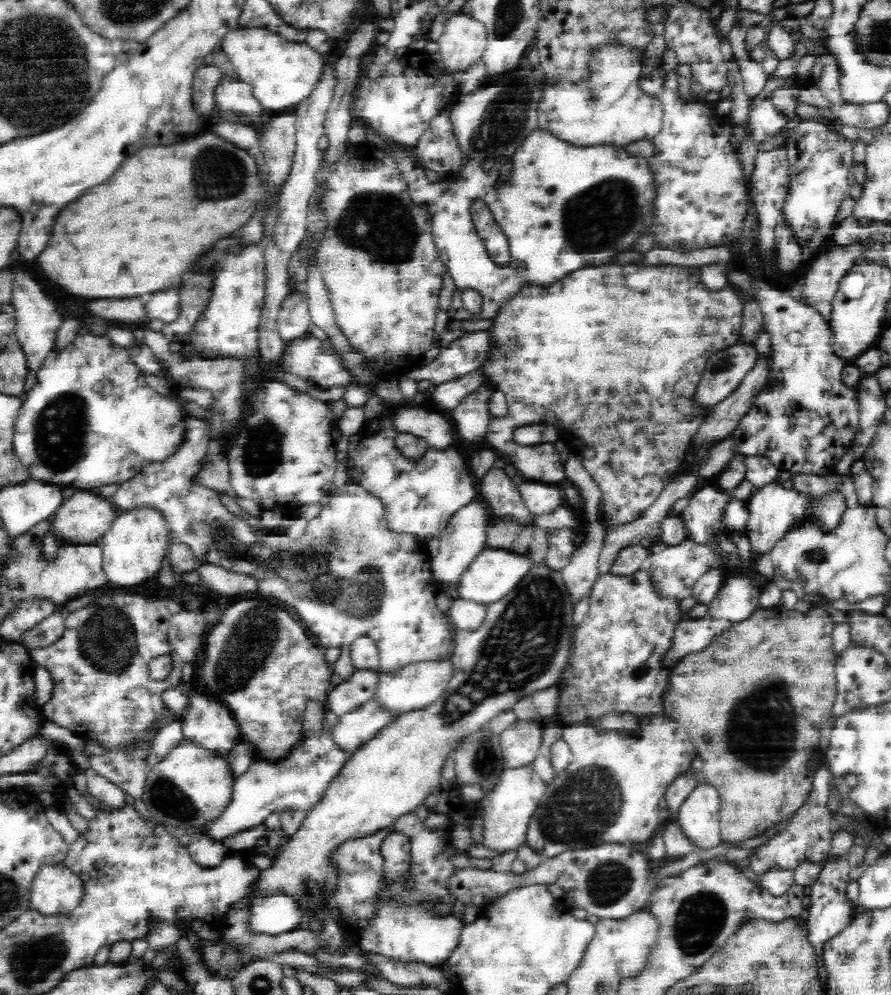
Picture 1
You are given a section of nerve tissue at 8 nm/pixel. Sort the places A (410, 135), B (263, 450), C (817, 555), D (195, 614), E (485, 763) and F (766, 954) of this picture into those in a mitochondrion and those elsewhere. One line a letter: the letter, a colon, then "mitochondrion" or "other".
A: other
B: mitochondrion
C: mitochondrion
D: other
E: mitochondrion
F: other

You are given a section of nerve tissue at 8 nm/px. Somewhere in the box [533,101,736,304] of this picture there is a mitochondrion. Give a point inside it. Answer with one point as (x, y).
(605, 210)

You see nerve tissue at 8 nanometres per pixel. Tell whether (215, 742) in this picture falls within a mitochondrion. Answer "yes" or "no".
no

